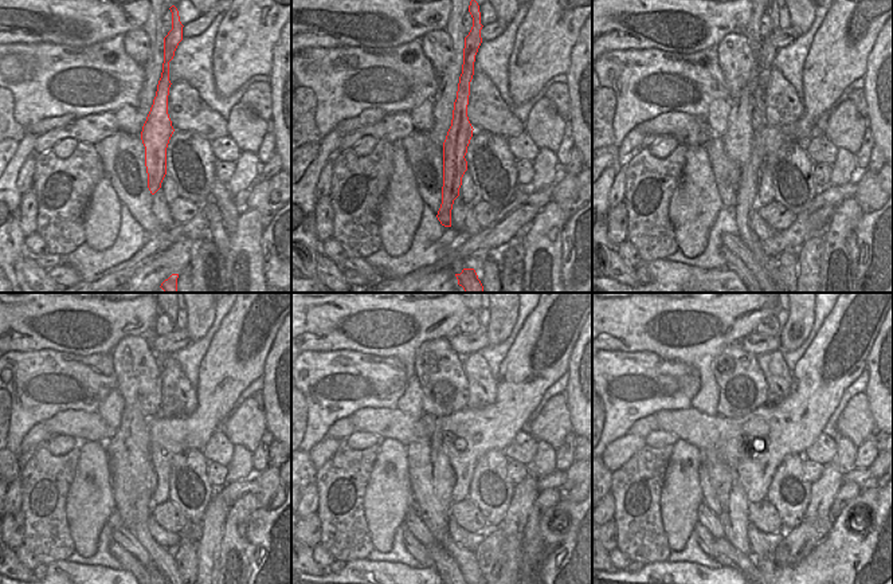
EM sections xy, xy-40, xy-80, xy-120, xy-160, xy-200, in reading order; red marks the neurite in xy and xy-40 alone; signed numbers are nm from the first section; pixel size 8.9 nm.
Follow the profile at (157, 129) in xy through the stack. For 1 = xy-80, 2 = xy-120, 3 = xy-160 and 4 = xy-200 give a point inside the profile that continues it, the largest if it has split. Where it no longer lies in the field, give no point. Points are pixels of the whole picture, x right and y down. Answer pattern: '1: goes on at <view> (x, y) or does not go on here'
1: goes on at xy-80 (749, 251)
2: goes on at xy-120 (148, 552)
3: goes on at xy-160 (465, 559)
4: goes on at xy-200 (766, 565)

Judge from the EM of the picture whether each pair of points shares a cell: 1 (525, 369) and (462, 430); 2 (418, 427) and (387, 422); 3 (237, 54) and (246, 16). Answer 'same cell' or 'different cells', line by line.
1: same cell
2: same cell
3: same cell

